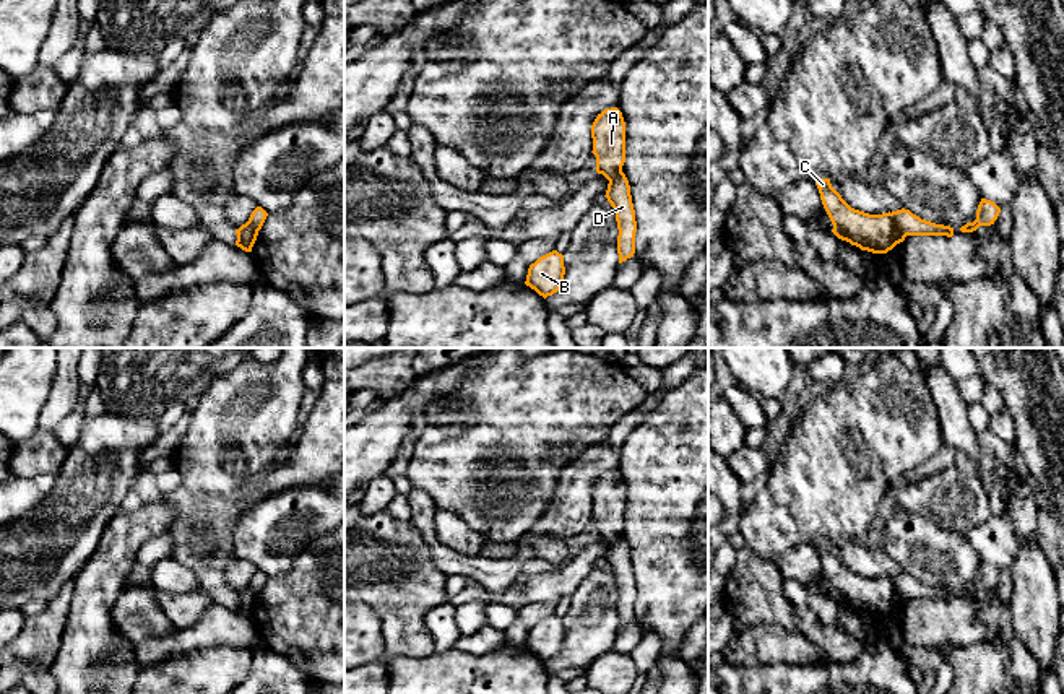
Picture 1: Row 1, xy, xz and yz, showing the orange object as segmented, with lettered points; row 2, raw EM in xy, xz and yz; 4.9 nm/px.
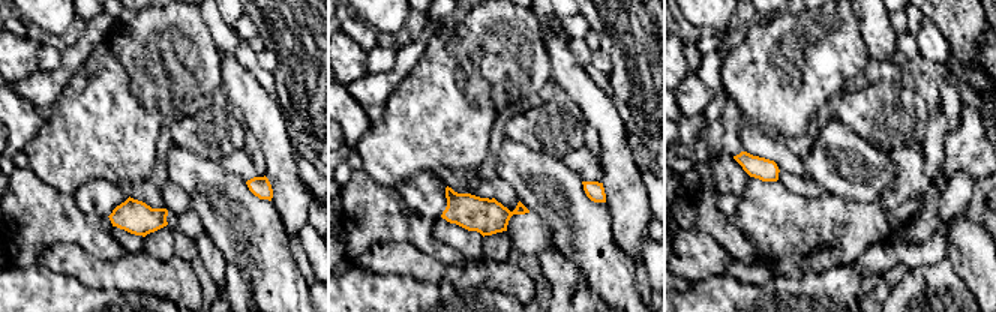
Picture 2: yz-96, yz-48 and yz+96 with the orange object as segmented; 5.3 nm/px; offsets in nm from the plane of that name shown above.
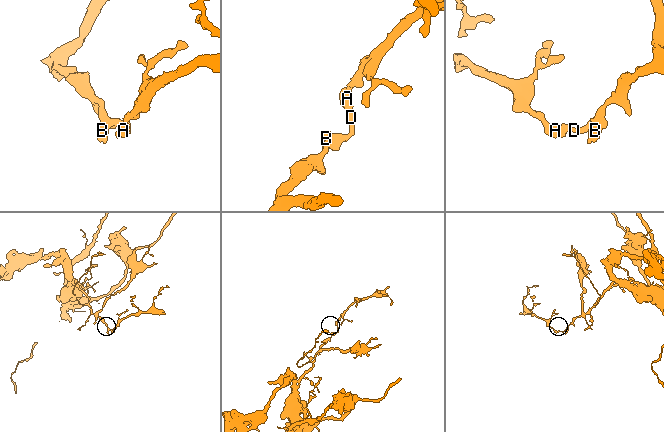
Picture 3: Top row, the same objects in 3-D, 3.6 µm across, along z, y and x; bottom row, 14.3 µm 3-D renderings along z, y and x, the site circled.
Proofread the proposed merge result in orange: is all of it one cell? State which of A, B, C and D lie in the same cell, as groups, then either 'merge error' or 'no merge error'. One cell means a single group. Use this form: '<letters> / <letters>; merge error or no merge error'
A C / B D; merge error

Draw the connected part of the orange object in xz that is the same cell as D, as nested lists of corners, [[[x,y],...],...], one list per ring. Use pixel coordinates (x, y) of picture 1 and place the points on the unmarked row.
[[[619,536],[608,548],[606,559],[608,566],[614,572],[616,585],[617,585],[617,618],[619,627],[634,621],[635,618],[635,574],[630,559],[630,549],[624,536]]]

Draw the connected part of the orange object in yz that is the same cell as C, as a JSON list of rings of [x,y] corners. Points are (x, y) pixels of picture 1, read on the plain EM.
[[[830,543],[815,544],[822,569],[833,588],[832,596],[872,618],[887,618],[905,605],[905,598],[897,592],[889,577],[869,579],[851,572],[832,551]]]

